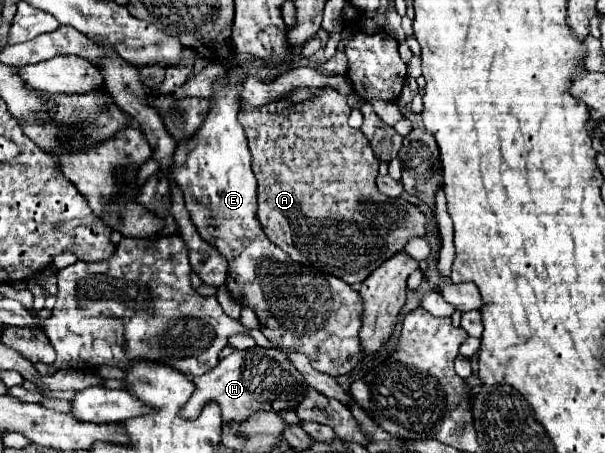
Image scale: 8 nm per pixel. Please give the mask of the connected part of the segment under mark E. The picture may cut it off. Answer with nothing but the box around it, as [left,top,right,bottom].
[173,78,363,376]

